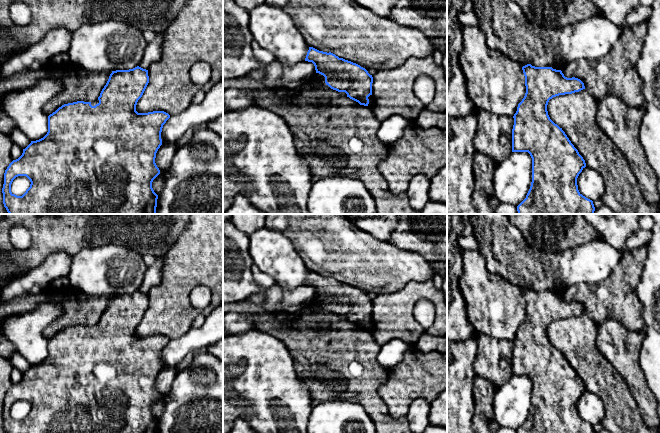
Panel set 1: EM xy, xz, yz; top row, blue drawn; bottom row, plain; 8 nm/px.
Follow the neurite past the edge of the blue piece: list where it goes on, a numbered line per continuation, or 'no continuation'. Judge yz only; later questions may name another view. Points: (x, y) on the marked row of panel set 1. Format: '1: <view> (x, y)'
no continuation

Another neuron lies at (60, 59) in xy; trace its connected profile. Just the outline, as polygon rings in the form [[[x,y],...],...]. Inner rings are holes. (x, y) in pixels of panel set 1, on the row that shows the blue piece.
[[[67,52],[54,55],[48,62],[50,68],[61,67],[67,63],[70,63]]]

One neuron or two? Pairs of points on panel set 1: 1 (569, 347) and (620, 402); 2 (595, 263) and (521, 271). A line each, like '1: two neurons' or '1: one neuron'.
1: one neuron
2: one neuron

